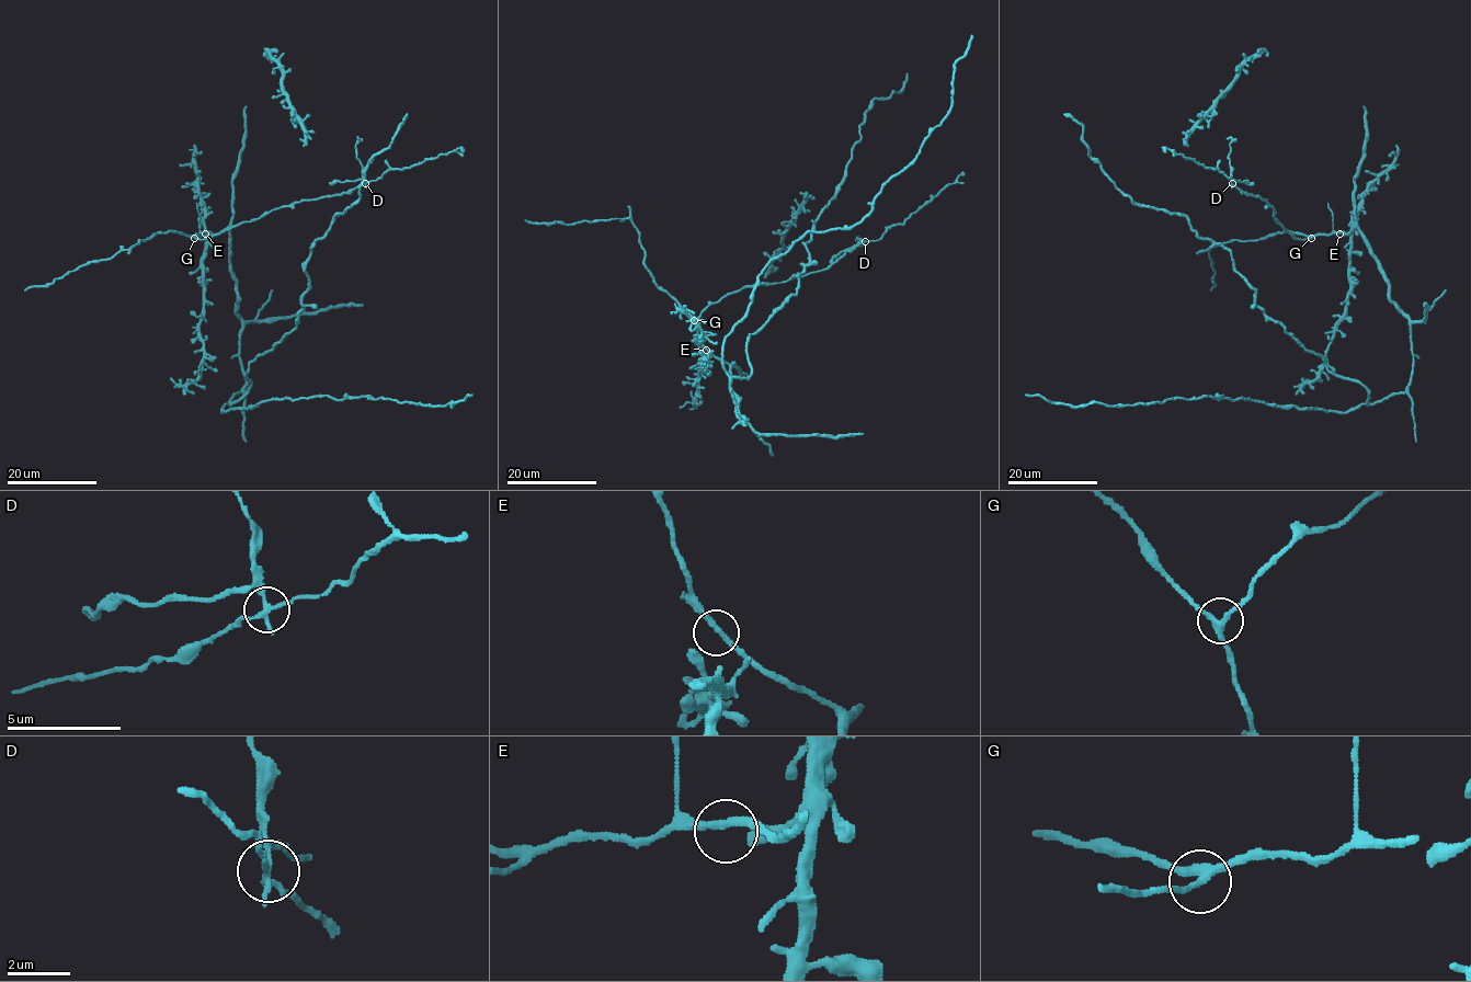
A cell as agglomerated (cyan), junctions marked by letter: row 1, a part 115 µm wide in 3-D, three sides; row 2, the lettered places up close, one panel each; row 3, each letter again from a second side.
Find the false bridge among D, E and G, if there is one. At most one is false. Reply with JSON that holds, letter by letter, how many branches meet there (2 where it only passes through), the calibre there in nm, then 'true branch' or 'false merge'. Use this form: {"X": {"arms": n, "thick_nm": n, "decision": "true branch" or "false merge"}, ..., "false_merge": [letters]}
{"D": {"arms": 3, "thick_nm": 180, "decision": "false merge"}, "E": {"arms": 3, "thick_nm": 200, "decision": "true branch"}, "G": {"arms": 3, "thick_nm": 240, "decision": "true branch"}, "false_merge": ["D"]}

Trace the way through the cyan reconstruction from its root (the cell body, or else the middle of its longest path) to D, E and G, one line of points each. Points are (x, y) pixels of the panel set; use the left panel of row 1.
D: (242, 322), (229, 264), (229, 229), (195, 236), (207, 239), (274, 208), (351, 192), (365, 183)
E: (242, 322), (237, 312), (237, 280), (229, 264), (229, 229), (215, 235), (205, 233)
G: (242, 322), (237, 312), (237, 280), (229, 264), (229, 229), (214, 235), (202, 232), (194, 238)

